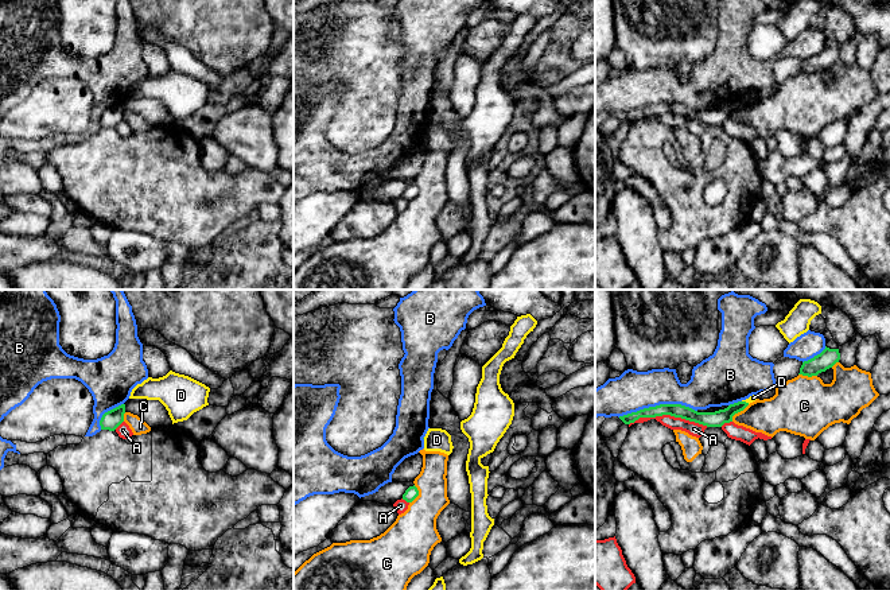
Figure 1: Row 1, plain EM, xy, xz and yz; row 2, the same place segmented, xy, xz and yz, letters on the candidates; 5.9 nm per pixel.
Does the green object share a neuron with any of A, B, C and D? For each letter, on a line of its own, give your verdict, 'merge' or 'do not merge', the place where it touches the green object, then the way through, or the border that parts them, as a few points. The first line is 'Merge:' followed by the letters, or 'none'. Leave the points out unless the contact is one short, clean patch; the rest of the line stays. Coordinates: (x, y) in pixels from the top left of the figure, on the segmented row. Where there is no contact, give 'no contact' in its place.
Merge: none
A: do not merge; meets green in yz at (668, 414)
B: do not merge; meets green in yz at (657, 406)
C: do not merge; meets green in yz at (738, 411)
D: do not merge; meets green in yz at (745, 402); border along yz (742, 400), (749, 403)

